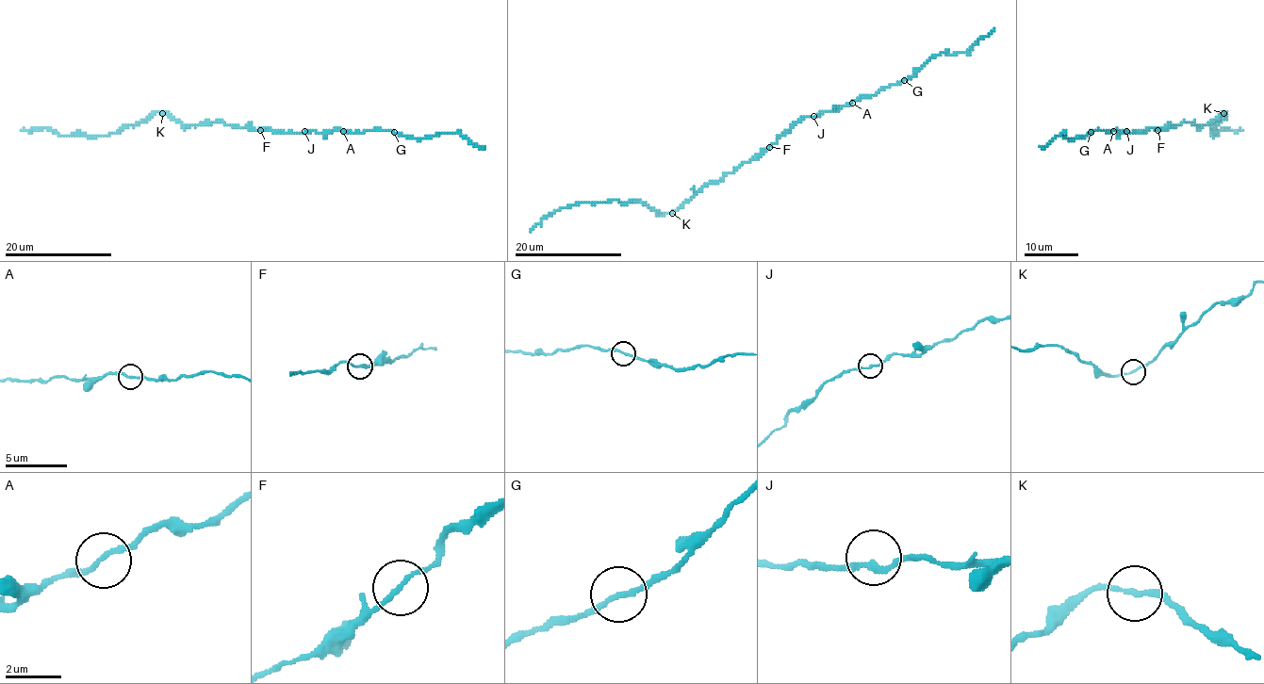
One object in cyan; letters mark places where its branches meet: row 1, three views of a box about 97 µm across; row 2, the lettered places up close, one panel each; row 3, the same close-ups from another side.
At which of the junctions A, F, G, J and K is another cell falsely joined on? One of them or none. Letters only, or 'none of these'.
none of these

